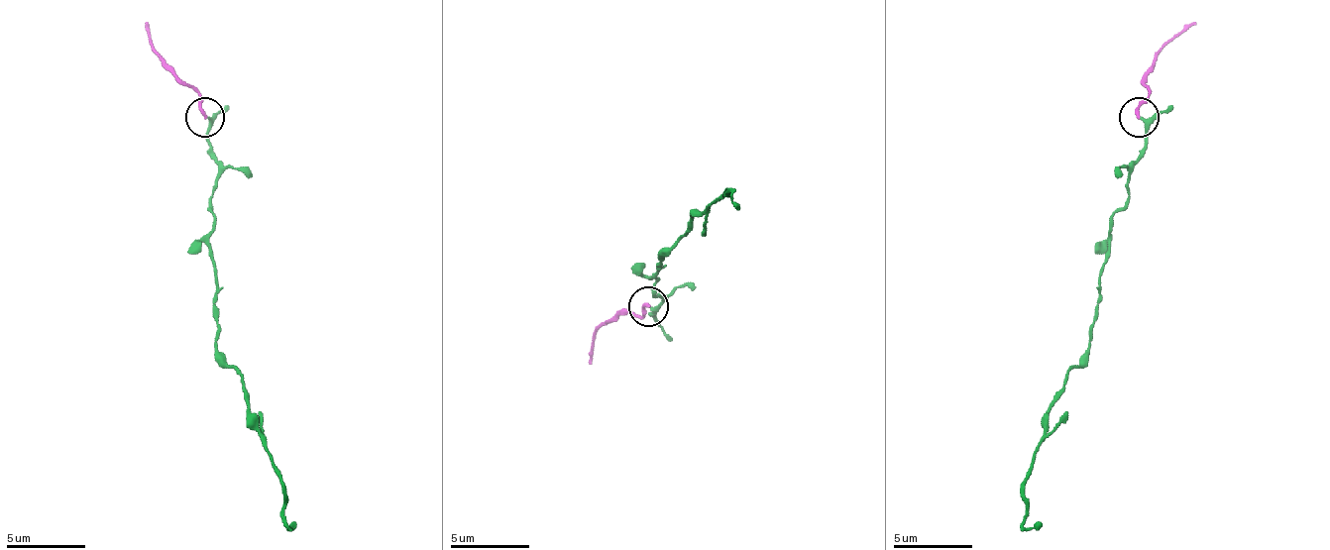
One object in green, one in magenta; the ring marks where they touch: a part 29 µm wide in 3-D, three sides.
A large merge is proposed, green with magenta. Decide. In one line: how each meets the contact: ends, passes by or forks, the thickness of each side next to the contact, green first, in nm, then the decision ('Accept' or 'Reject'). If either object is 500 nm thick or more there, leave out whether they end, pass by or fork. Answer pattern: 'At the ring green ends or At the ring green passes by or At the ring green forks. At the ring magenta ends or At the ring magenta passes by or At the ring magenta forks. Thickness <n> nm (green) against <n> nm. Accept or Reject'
At the ring green passes by. At the ring magenta ends. Thickness 180 nm (green) against 180 nm. Accept

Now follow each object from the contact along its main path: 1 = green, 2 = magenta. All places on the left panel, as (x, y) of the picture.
1: (208, 116), (208, 152), (220, 167), (208, 255), (216, 353), (239, 373), (282, 484), (282, 523), (294, 523)
2: (204, 116), (196, 92), (149, 41), (145, 22)

